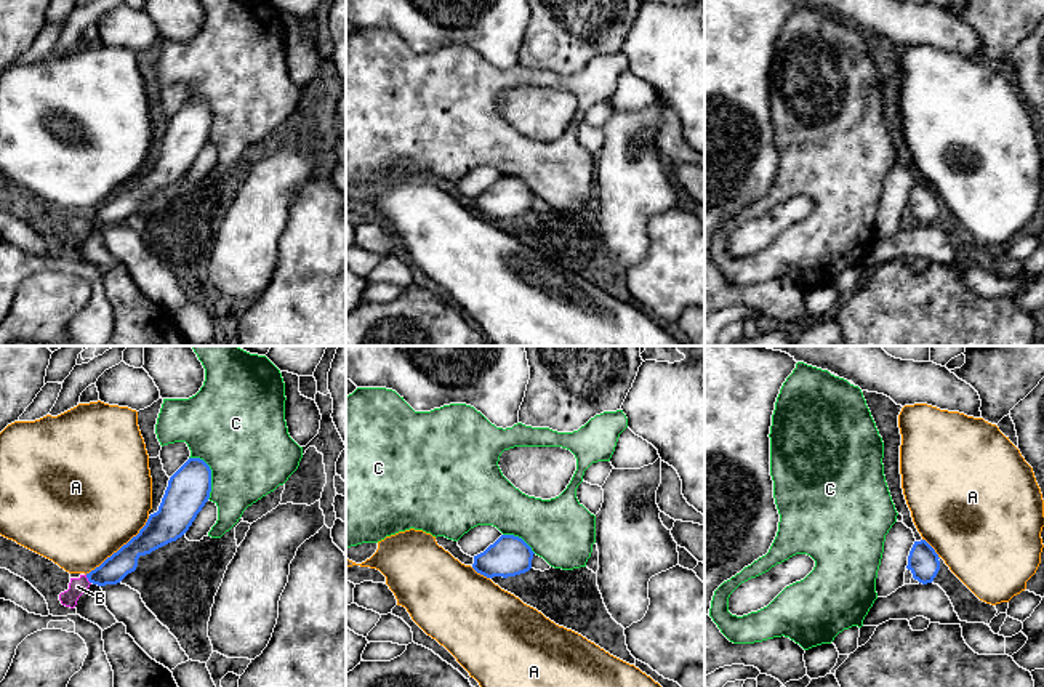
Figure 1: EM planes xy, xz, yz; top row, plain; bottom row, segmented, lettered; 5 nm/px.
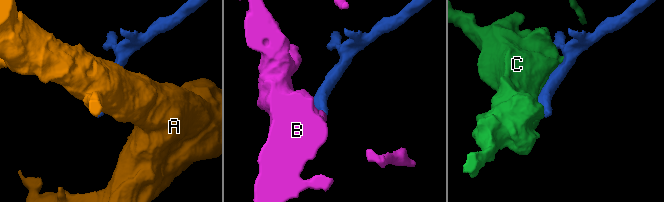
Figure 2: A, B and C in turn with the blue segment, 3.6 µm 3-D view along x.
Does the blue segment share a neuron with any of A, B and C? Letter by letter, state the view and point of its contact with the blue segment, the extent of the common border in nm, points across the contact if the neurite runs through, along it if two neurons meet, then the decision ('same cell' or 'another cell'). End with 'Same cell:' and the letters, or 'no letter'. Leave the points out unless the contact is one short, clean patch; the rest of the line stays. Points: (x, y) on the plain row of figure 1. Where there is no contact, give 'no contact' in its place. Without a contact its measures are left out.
A: xy (120, 189) | 440 nm | along xy (149, 157), (135, 176), (85, 215) | another cell
B: xy (88, 221) | 50 nm | across xy (114, 210), (88, 221), (77, 228) | same cell
C: xy (210, 114) | 240 nm | another cell
Same cell: B

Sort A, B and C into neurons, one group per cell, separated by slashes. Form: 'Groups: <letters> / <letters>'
Groups: A / B / C

